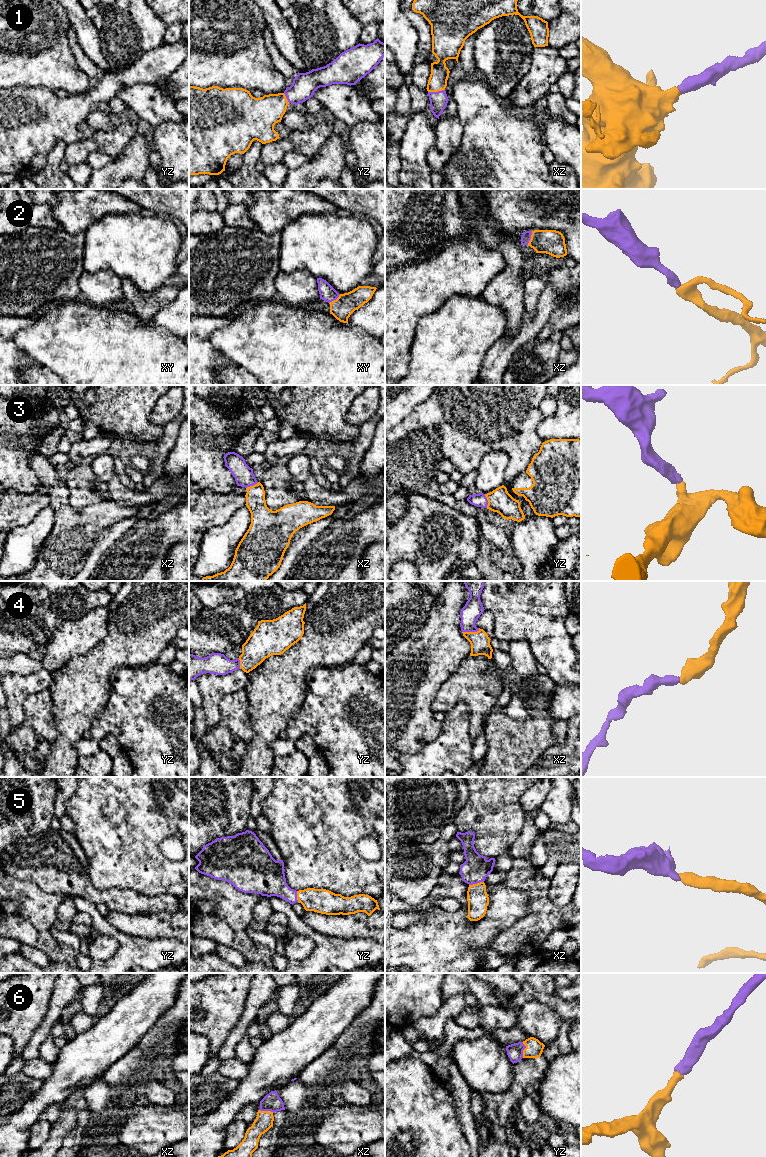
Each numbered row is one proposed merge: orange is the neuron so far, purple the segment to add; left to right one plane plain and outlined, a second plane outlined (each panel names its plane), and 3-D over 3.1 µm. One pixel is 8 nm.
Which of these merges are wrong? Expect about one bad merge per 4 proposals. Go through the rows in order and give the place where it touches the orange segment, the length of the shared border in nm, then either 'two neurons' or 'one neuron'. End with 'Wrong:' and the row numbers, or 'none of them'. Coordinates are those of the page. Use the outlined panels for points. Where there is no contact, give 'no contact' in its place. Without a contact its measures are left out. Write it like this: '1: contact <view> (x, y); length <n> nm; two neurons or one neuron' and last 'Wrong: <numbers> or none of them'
1: contact xz (436, 91); length 140 nm; one neuron
2: contact xz (531, 238); length 120 nm; one neuron
3: contact yz (488, 501); length 110 nm; one neuron
4: contact xz (471, 632); length 140 nm; one neuron
5: contact xz (477, 883); length 120 nm; one neuron
6: contact yz (523, 1050); length 130 nm; one neuron
Wrong: none of them

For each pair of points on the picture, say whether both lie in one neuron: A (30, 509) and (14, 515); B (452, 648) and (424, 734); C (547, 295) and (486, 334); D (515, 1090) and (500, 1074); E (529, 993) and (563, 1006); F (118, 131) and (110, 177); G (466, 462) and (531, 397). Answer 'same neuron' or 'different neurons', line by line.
A: same neuron
B: same neuron
C: different neurons
D: different neurons
E: same neuron
F: different neurons
G: same neuron

